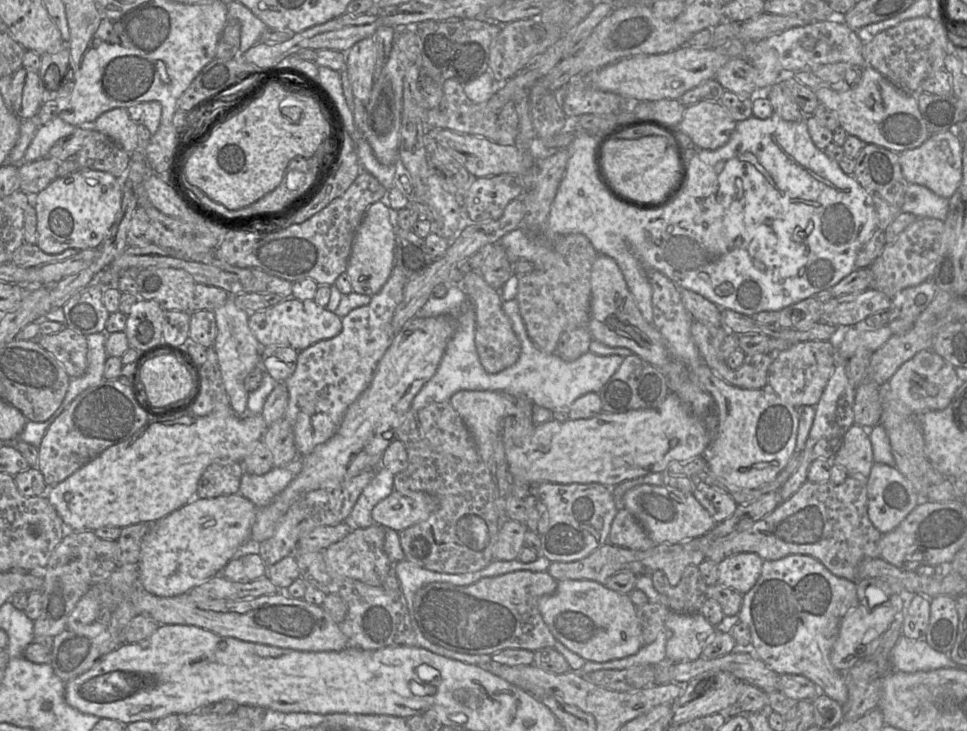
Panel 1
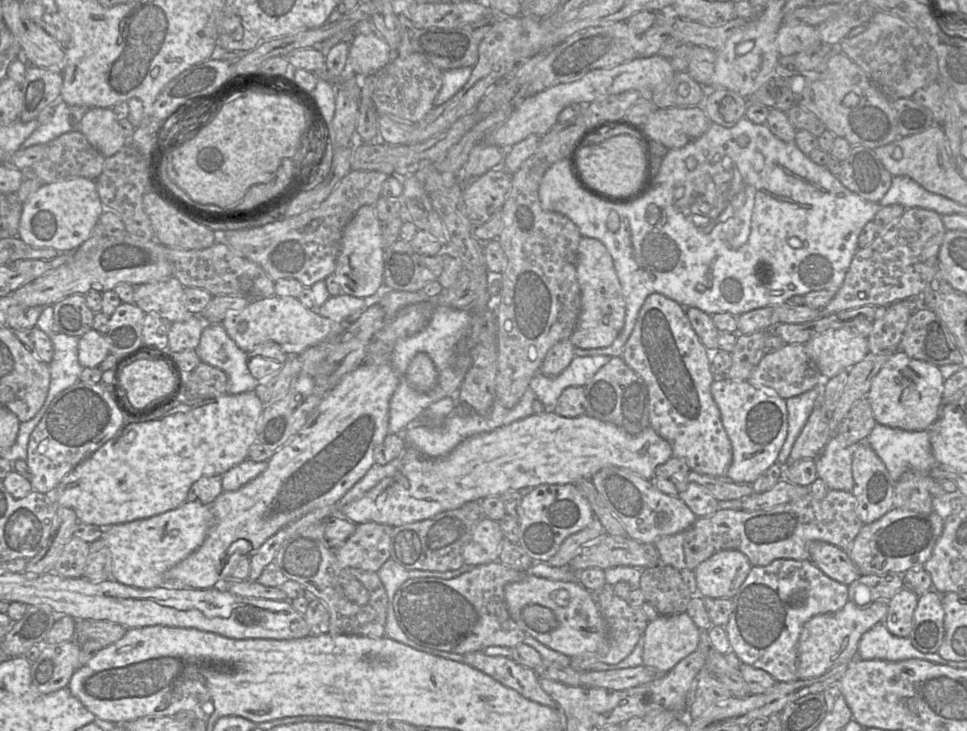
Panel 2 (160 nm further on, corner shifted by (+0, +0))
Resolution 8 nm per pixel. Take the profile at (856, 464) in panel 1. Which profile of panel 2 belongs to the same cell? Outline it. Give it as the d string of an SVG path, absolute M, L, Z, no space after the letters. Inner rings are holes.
M832 436L815 459L818 478L822 479L830 490L852 492L852 459L855 446L846 444L841 437Z

